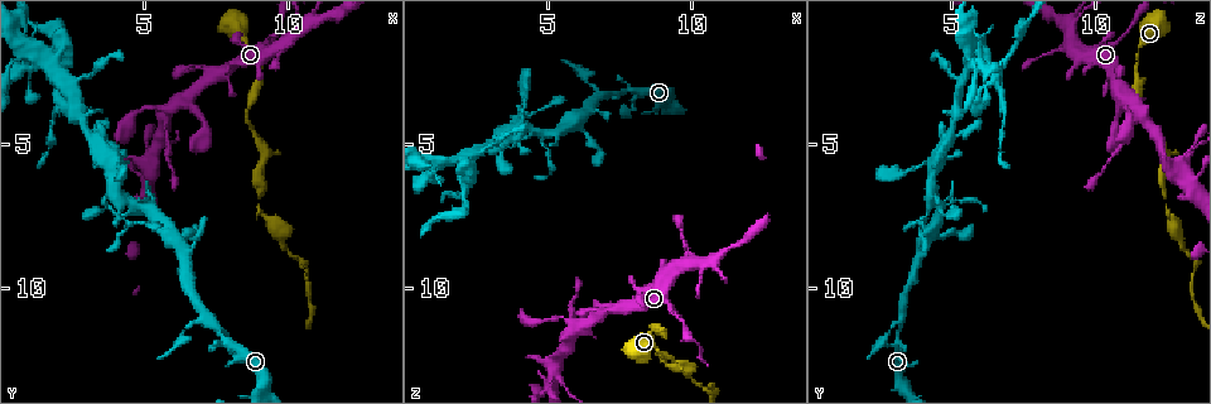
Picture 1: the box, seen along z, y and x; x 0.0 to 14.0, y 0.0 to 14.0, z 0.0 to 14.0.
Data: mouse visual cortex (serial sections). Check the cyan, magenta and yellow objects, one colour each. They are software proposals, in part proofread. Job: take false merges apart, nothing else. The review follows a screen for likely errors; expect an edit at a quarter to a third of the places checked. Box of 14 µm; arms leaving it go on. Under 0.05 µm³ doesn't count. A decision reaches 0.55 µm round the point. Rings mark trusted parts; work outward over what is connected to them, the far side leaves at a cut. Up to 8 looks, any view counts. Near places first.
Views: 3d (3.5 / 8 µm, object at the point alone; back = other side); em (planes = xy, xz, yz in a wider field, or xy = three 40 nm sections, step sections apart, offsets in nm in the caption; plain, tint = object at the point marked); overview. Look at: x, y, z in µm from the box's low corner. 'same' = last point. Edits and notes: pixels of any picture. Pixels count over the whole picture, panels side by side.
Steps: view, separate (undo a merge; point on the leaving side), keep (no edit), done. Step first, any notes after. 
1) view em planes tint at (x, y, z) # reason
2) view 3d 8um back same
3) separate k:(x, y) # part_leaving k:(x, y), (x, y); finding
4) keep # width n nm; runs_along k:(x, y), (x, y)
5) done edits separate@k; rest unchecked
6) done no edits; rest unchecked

view 3d 8um at (10.5, 1.0, 9.0) # four arms meet

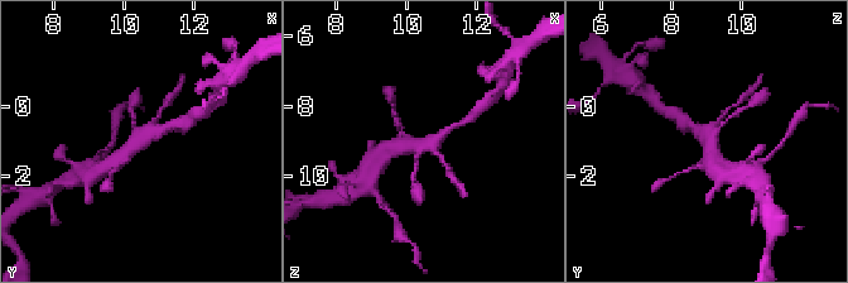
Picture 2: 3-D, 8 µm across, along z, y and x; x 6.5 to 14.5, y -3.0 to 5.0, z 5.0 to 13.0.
view em xy step 1 tint at (10.5, 0.9, 9.1) # arms 4; arm_widths 150, 150, 250, 300 nm; shape alone is not enough

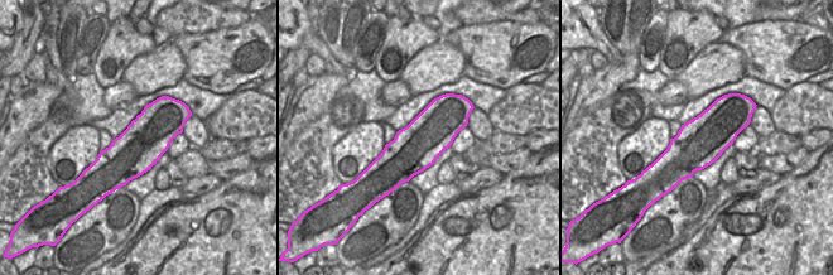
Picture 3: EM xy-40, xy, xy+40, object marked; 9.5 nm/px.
keep # runs_along 2:(111, 163), (149, 130), (169, 129); continuous, no second cell

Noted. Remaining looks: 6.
view 3d 3.5um at (8.6, 3.8, 11.3) # sudden change in width

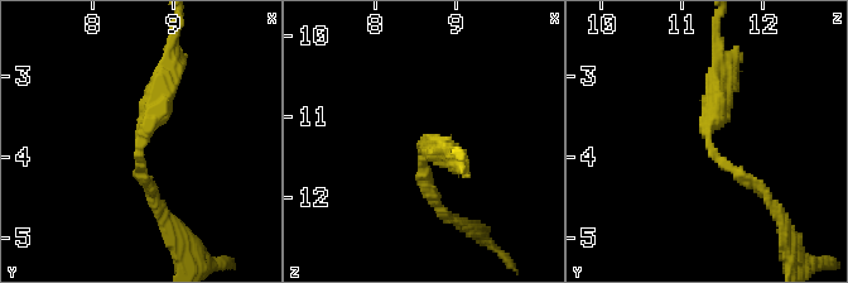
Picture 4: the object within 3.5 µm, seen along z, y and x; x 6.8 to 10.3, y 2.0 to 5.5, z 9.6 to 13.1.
view em xy step 2 tint at (8.65, 3.70, 11.30) # arm_widths 150, 250 nm

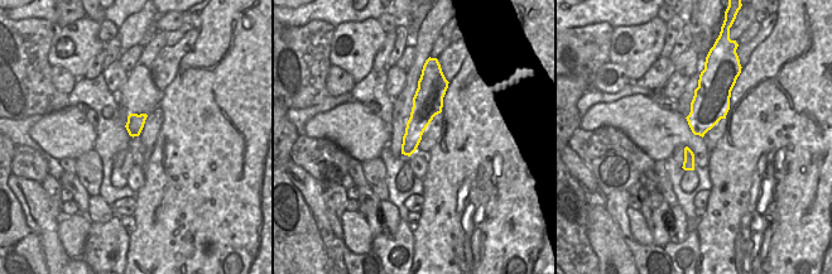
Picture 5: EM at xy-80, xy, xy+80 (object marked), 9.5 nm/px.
keep # one cell here

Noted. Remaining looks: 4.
view 3d 8um back at (9.1, 7.0, 12.4) # narrows sharply

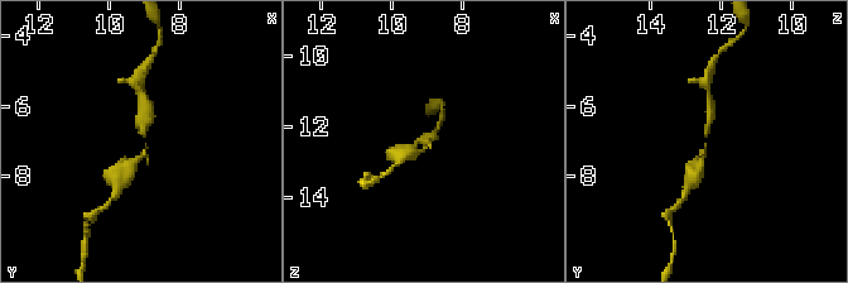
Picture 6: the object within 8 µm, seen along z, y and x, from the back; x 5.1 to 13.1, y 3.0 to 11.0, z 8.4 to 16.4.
view 3d 3.5um back at (9.0, 7.0, 12.5)

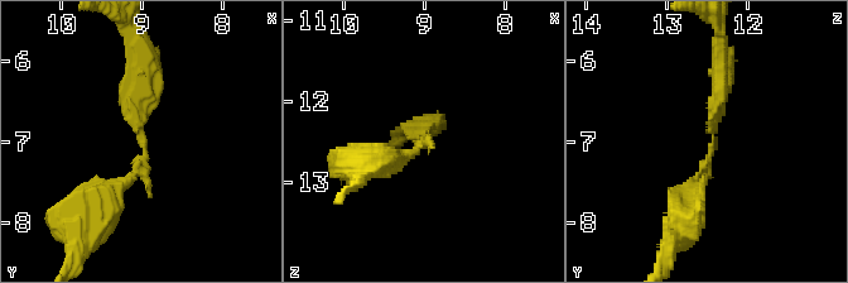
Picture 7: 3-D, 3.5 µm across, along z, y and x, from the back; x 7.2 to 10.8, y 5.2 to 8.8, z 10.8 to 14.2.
view em xy step 2 tint at (9.00, 7.00, 12.45)

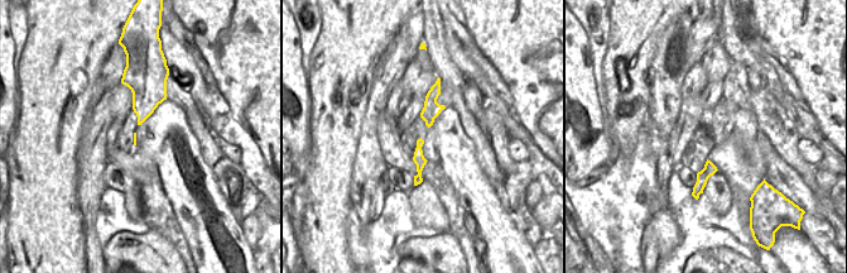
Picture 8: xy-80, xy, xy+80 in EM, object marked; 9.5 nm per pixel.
separate 7:(694, 198) # width 150 nm; part_leaving 7:(707, 159), (668, 253); two cells meet here

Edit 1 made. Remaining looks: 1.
done edits separate@7; rest unchecked

